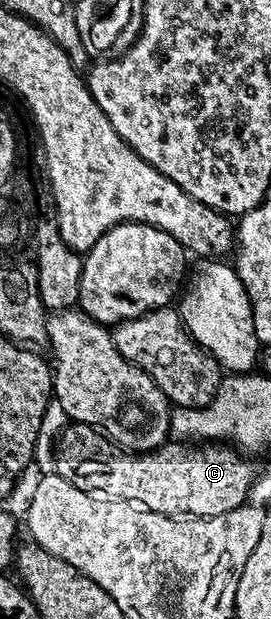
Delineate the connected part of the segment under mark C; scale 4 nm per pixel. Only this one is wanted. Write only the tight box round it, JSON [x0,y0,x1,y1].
[55,422,255,518]

